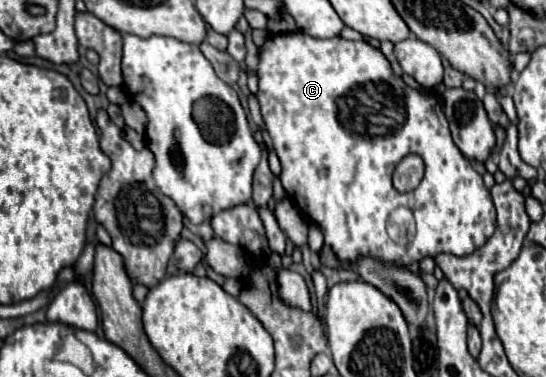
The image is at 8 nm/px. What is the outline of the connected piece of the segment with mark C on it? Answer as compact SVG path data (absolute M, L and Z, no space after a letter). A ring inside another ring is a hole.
M294 31L294 33L286 33L286 35L272 35L260 47L258 77L260 77L258 101L260 101L264 125L266 125L268 133L270 133L270 137L272 137L274 151L278 153L278 159L280 159L280 165L282 165L282 173L280 173L282 187L284 187L286 195L300 207L300 211L312 223L316 223L322 229L324 243L332 249L332 253L336 255L338 261L356 265L360 257L372 257L372 259L378 259L382 263L396 263L396 267L408 267L412 263L422 261L424 257L436 257L440 253L450 253L450 255L456 255L456 257L472 255L476 249L480 249L490 239L490 235L494 233L494 227L496 227L496 211L494 211L490 193L484 187L482 177L470 165L470 161L464 159L464 155L458 151L458 147L454 147L454 141L452 141L450 129L448 129L448 119L444 115L440 99L432 91L424 93L422 89L406 85L402 81L402 77L396 77L392 67L390 67L390 63L388 63L388 59L384 57L384 53L380 49L368 45L366 41L346 41L342 37L312 39L310 35L306 35L302 31ZM406 155L420 155L424 159L424 179L420 181L420 185L412 193L410 191L408 193L398 193L392 187L392 171ZM400 205L408 207L414 213L414 219L416 219L416 235L414 235L414 239L408 245L392 243L388 239L388 233L386 233L386 219L388 219L390 211L394 207L400 207Z

